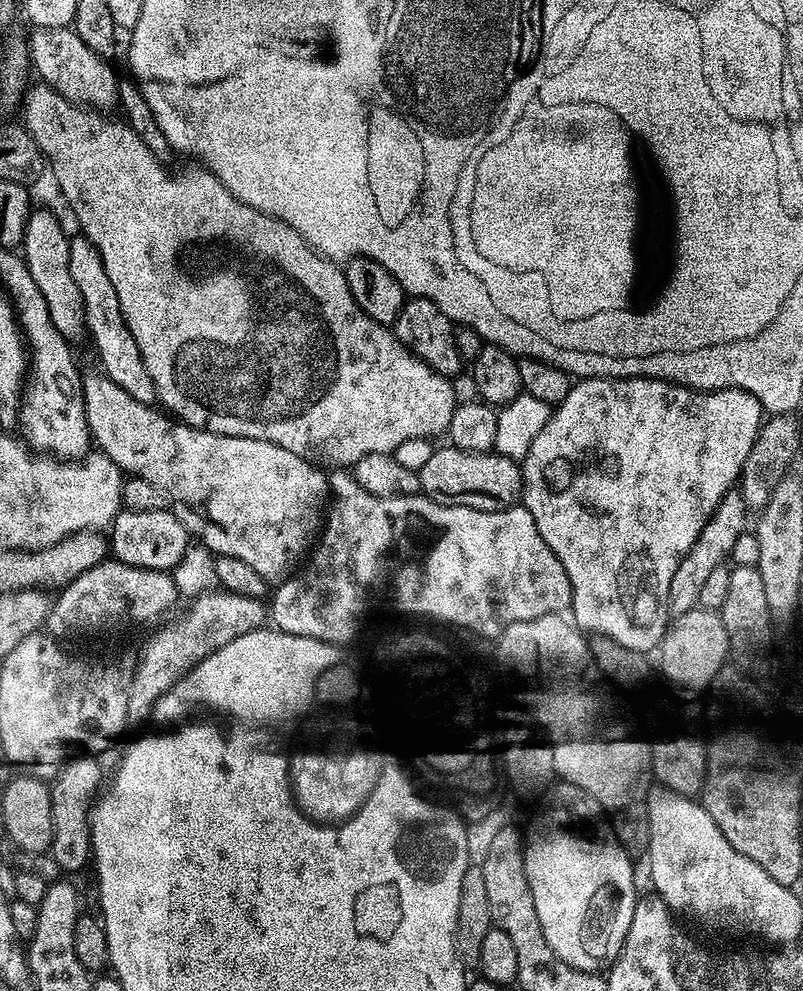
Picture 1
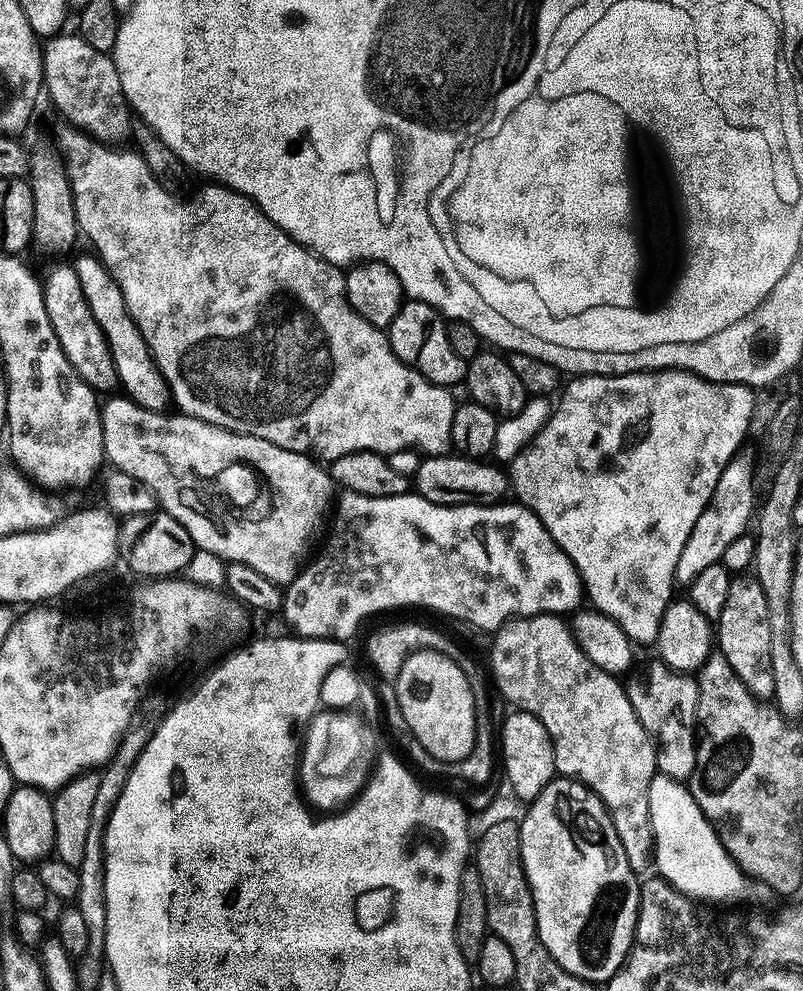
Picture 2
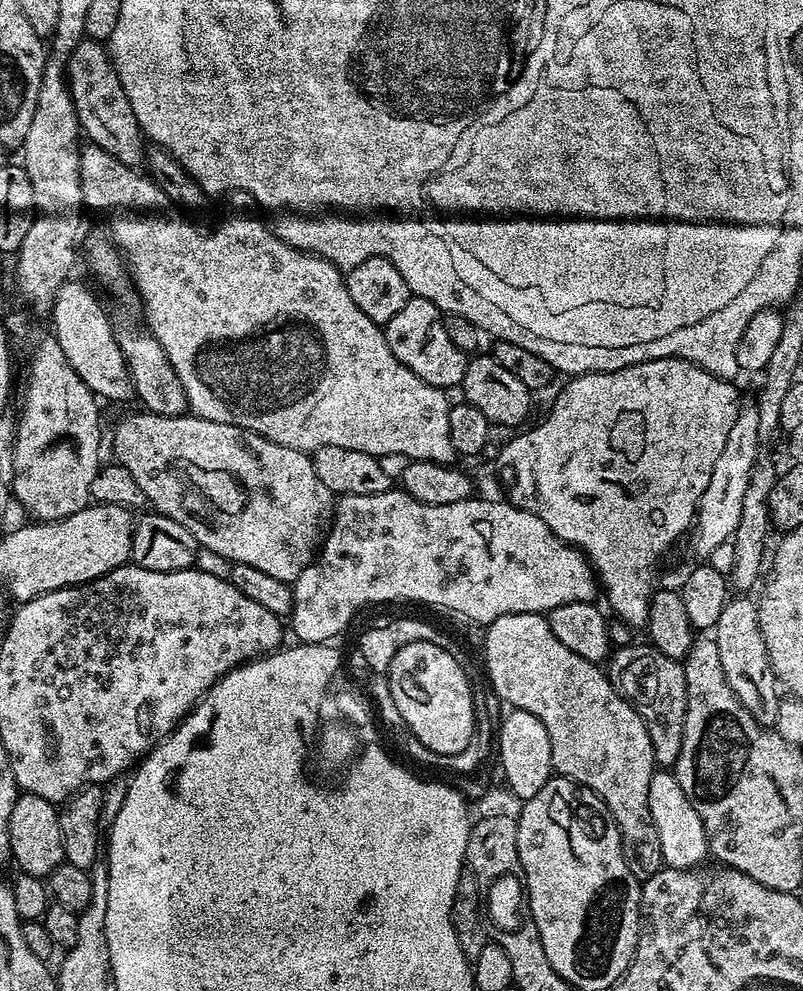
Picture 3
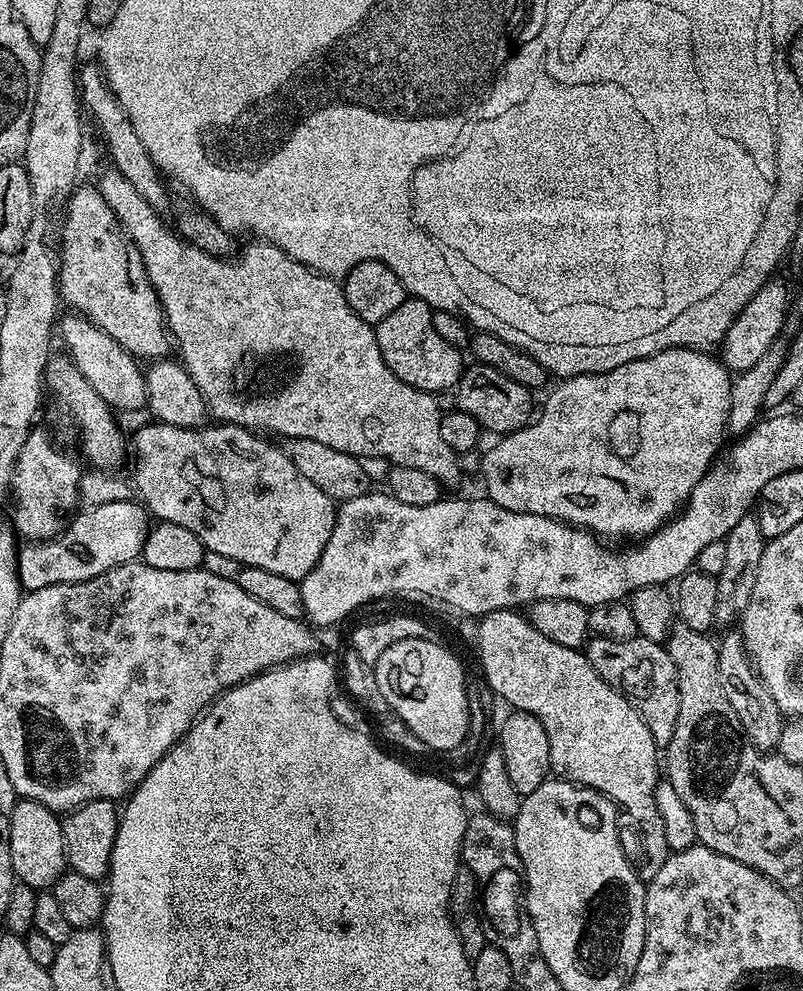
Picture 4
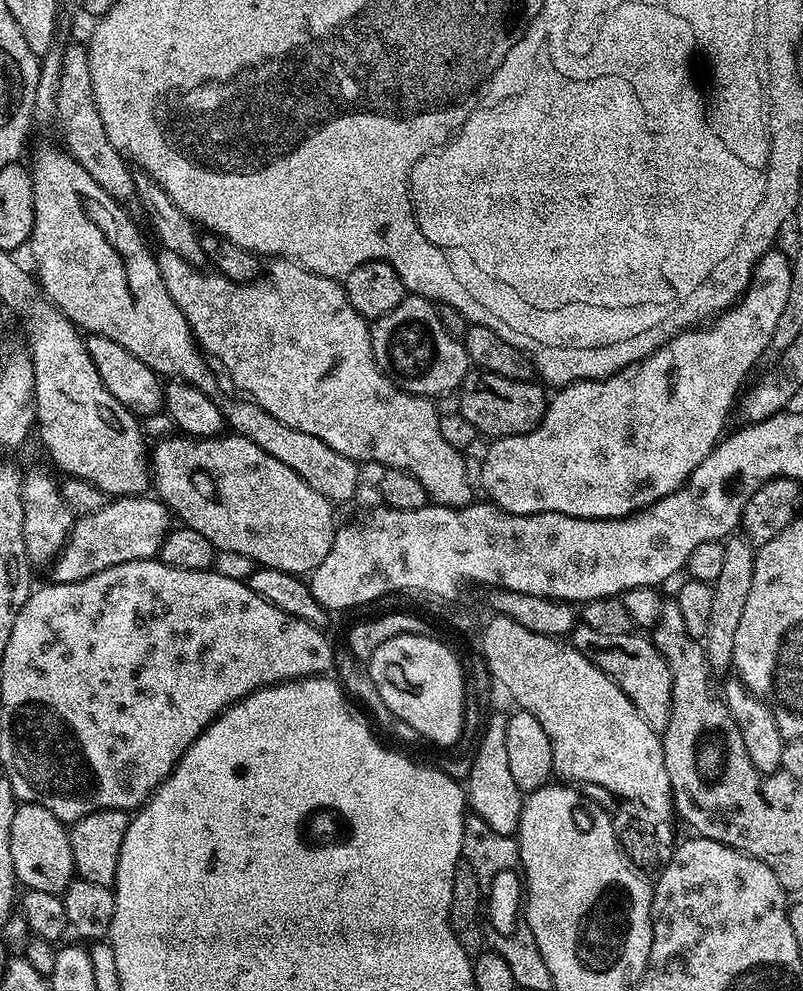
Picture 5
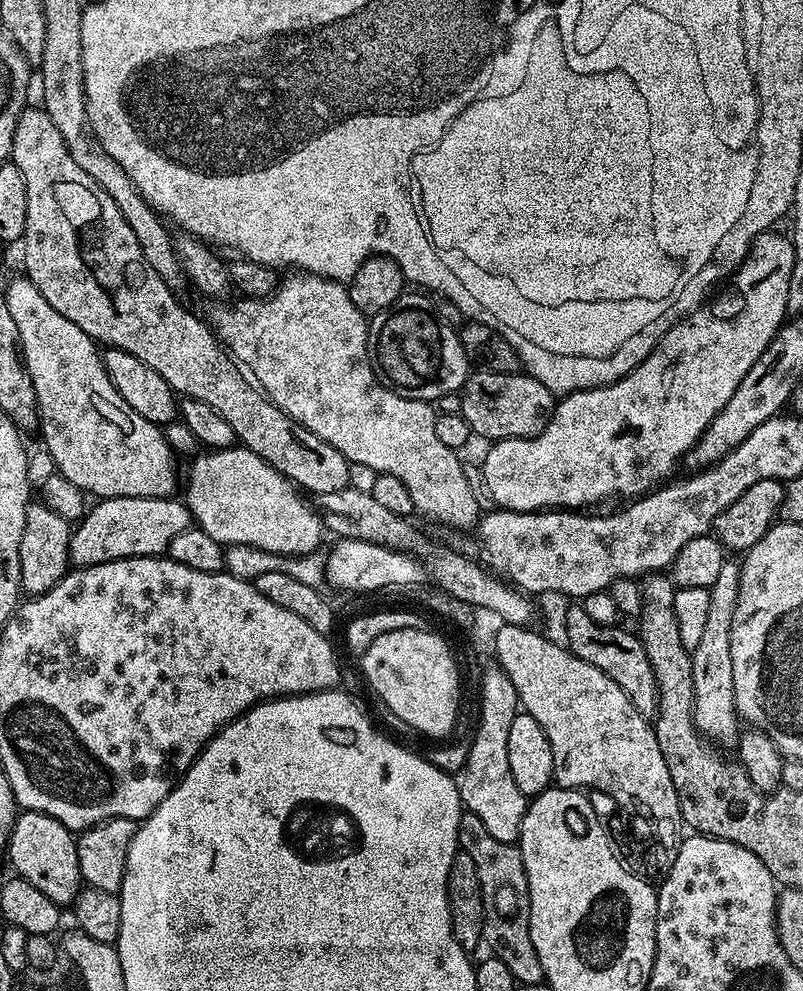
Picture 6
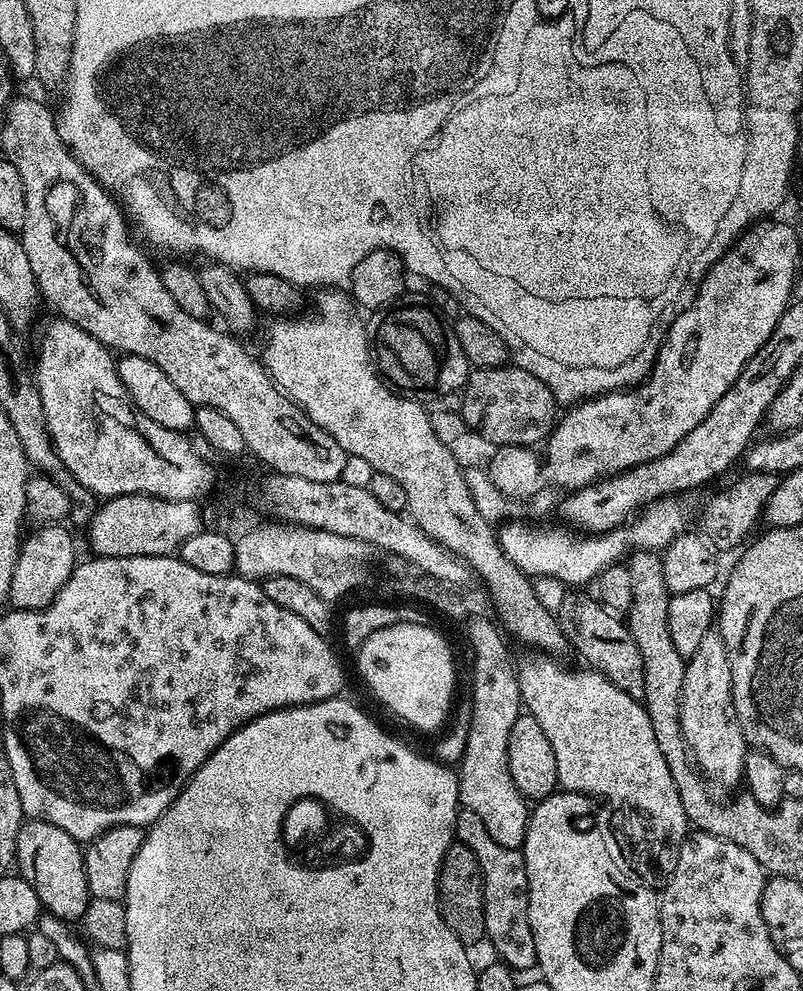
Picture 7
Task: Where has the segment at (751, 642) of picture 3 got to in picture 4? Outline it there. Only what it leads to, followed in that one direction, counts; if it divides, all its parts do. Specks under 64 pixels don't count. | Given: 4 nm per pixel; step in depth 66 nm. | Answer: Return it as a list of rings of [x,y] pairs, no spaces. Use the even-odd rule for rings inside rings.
[[[730,630],[717,645],[719,654],[718,672],[719,681],[722,683],[722,690],[726,693],[727,701],[731,709],[738,715],[747,738],[760,751],[773,751],[777,749],[781,730],[784,725],[784,715],[781,709],[774,702],[770,692],[762,682],[760,676],[753,667],[745,650],[744,639],[739,631]]]

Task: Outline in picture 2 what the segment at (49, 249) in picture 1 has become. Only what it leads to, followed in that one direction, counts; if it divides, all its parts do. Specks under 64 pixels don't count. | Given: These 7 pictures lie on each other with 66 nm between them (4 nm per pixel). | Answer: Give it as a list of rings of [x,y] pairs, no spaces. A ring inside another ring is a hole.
[[[65,262],[57,268],[50,269],[48,273],[43,273],[42,283],[46,314],[50,318],[50,326],[54,326],[54,334],[58,334],[62,354],[70,358],[70,366],[78,370],[78,374],[93,390],[100,394],[111,393],[118,384],[114,360],[110,358],[110,352],[98,322],[94,322],[94,314],[90,314],[86,294],[82,294],[82,282],[78,282],[78,274],[74,274],[71,263]]]

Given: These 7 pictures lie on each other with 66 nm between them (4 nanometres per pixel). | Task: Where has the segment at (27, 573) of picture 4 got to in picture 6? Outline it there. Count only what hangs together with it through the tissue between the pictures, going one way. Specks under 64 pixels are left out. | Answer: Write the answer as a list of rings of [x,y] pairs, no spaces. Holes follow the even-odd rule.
[[[110,498],[101,499],[99,502],[87,509],[83,520],[73,527],[72,541],[68,544],[69,561],[76,568],[89,568],[102,562],[114,562],[125,560],[135,556],[158,556],[163,557],[167,553],[170,542],[178,534],[182,534],[193,523],[188,506],[180,498]]]

